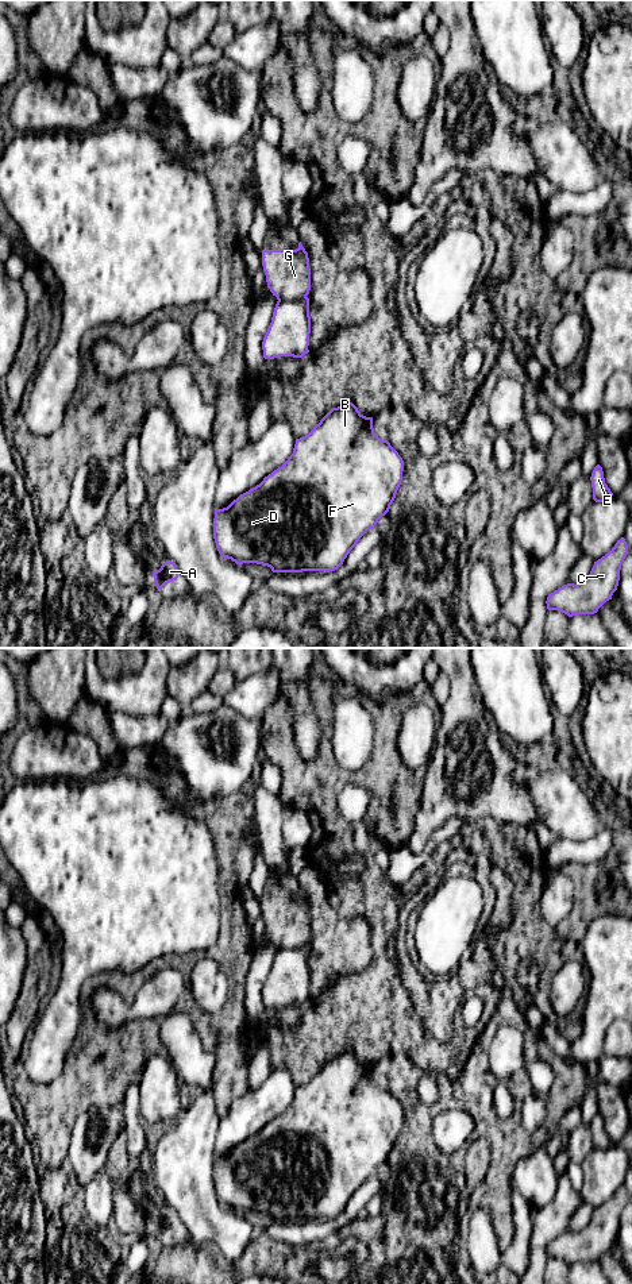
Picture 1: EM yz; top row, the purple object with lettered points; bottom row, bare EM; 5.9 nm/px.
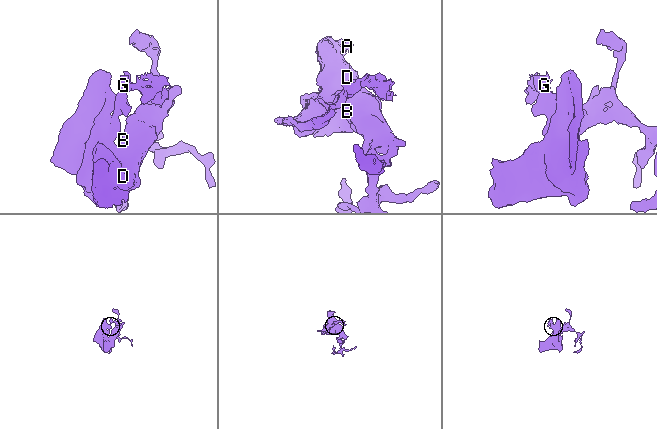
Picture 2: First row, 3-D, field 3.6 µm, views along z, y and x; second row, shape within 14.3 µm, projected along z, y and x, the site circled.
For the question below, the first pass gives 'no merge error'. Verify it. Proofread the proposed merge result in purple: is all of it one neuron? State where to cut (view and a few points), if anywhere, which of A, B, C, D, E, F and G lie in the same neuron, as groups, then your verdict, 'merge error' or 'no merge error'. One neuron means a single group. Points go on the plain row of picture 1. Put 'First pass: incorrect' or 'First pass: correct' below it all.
cut yz (305, 944), (278, 948); groups A B C D E F / G; merge error
First pass: incorrect

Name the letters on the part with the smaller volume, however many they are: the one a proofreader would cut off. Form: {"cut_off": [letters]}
{"cut_off": ["G"]}

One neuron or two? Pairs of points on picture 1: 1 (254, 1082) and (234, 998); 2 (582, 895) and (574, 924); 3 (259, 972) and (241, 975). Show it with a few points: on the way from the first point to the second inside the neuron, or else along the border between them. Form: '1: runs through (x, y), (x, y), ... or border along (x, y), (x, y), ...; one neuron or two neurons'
1: border along (253, 1048), (247, 1072), (249, 1088); two neurons
2: runs through (582, 902), (582, 914), (580, 917); one neuron
3: border along (254, 945), (254, 956), (245, 984), (243, 1005); two neurons

